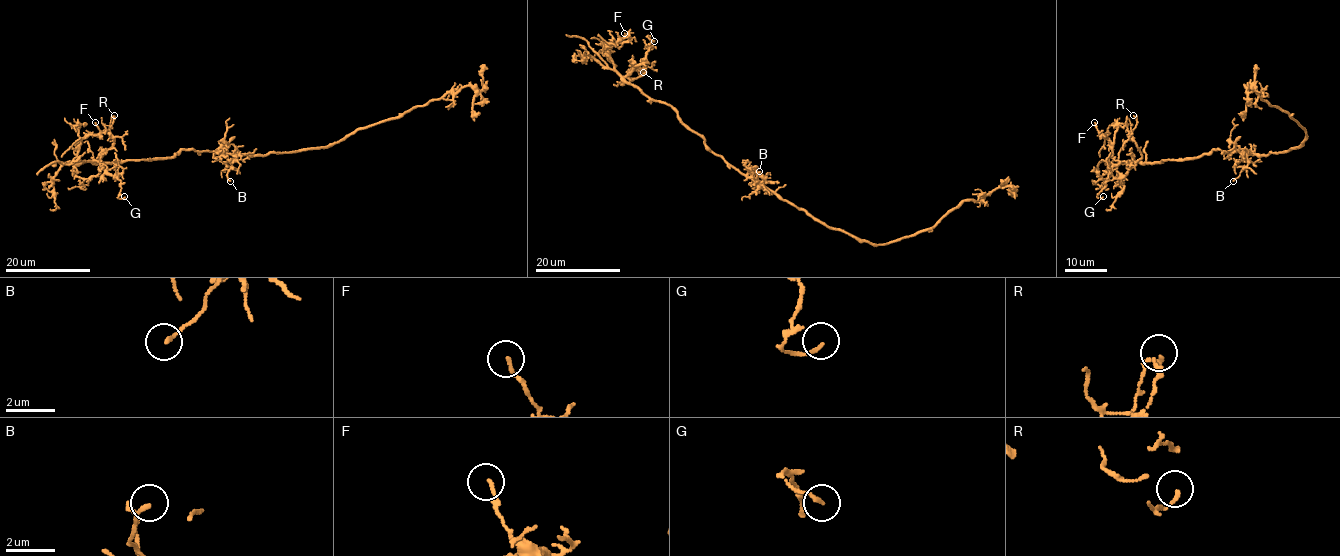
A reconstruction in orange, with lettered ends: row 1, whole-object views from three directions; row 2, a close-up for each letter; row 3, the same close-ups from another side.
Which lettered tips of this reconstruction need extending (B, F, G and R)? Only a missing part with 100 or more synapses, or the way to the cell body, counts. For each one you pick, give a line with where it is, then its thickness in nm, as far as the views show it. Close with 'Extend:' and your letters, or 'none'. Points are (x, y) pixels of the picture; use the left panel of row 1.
Extend: none

